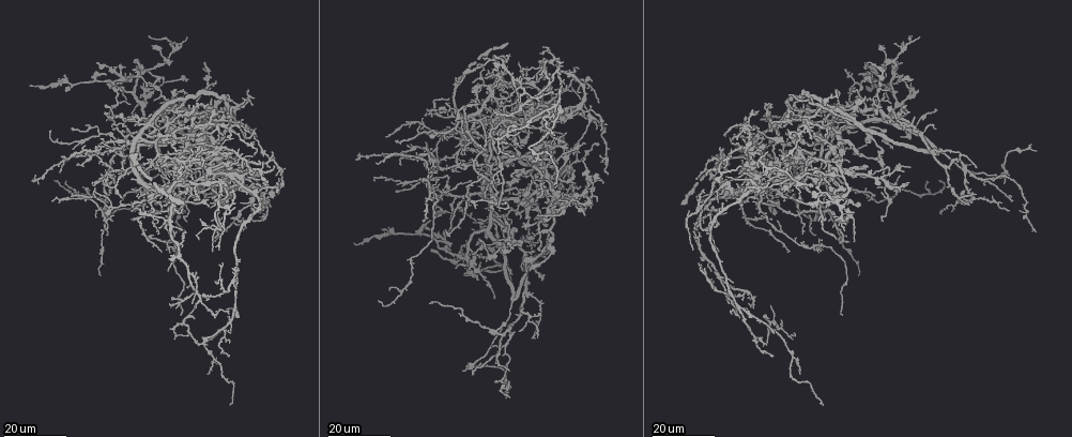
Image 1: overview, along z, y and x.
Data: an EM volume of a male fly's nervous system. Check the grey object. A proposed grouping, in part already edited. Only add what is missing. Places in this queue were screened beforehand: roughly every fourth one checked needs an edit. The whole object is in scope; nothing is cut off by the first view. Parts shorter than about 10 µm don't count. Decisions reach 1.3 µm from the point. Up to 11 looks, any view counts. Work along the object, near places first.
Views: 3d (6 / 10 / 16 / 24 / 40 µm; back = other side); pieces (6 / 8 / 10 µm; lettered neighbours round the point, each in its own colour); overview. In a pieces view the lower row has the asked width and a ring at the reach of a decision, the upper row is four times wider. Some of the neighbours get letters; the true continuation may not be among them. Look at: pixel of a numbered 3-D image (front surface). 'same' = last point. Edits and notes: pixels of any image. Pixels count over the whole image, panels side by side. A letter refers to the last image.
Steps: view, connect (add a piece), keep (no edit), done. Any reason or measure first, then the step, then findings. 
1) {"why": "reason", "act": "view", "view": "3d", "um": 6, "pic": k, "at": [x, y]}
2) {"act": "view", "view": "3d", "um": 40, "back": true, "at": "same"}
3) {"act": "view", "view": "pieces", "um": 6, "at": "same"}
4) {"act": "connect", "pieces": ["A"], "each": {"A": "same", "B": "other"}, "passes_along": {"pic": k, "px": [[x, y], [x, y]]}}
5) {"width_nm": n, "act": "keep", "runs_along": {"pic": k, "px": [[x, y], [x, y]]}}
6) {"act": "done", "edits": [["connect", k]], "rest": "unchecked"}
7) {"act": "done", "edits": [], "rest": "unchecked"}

{"why": "branch stops here", "act": "view", "view": "3d", "um": 24, "pic": 1, "at": [152, 45]}

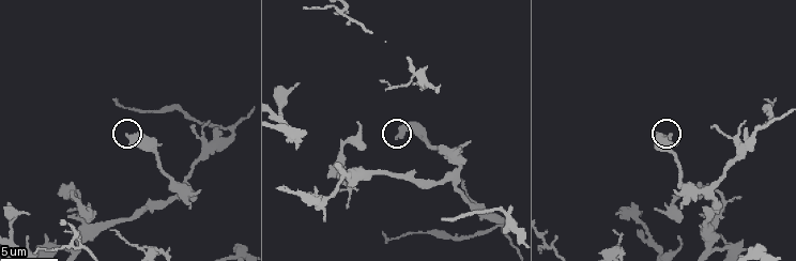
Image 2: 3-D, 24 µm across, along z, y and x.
{"why": "what lies round it", "act": "view", "view": "pieces", "um": 6, "pic": 2, "at": [398, 137]}

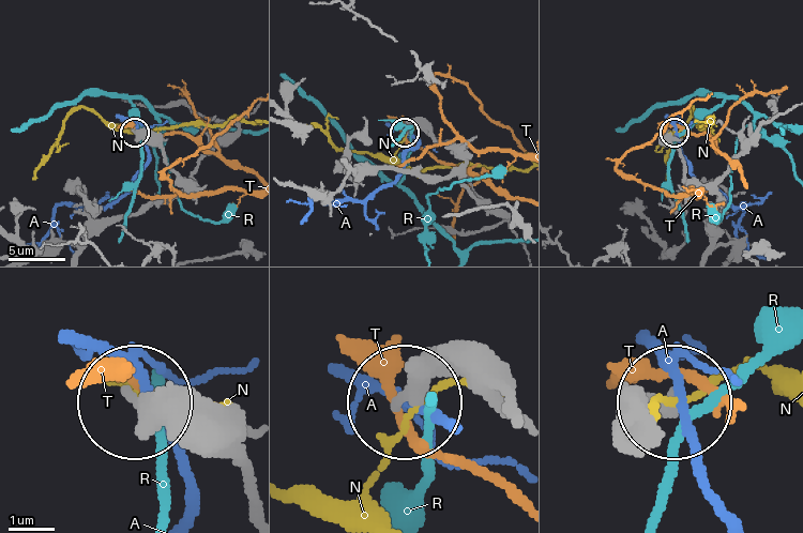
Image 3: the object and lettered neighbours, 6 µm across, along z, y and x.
{"width_nm": 310, "act": "keep", "each": {"A": "other", "N": "other", "R": "other", "T": "other"}, "runs_along": {"pic": 3, "px": [[500, 401], [442, 378], [411, 397]]}, "found": "none of them fits"}

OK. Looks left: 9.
{"why": "branch stops here", "act": "view", "view": "3d", "um": 16, "pic": 1, "at": [770, 162]}

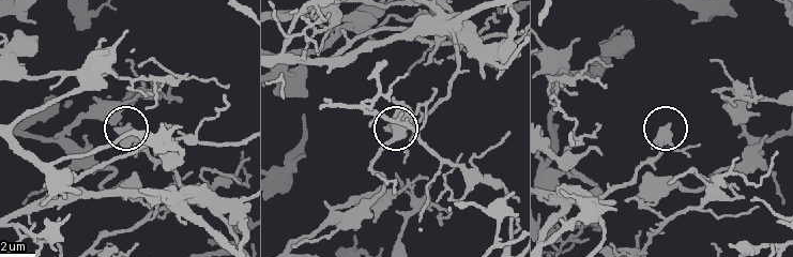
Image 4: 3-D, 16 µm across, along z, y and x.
{"act": "view", "view": "pieces", "um": 6, "pic": 4, "at": [116, 130]}

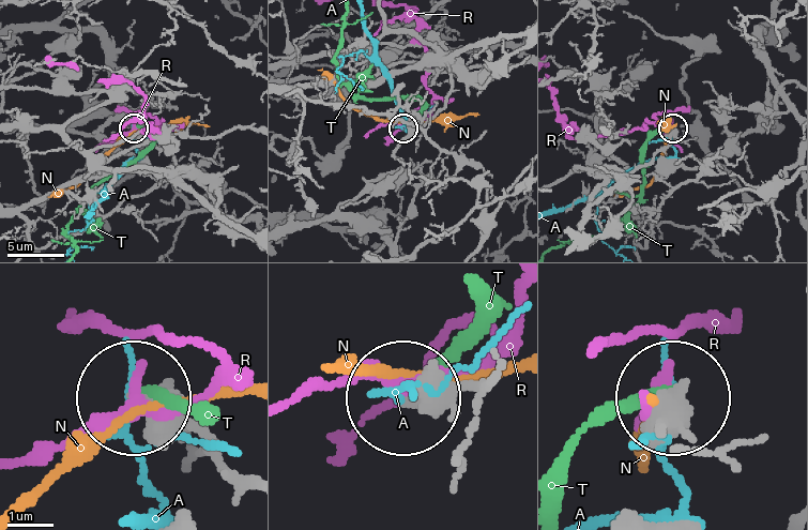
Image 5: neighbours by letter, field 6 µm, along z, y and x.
{"act": "keep", "each": {"A": "other", "N": "other", "R": "other", "T": "other"}, "found": "none of them fits"}

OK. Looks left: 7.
{"act": "view", "view": "3d", "um": 24, "pic": 1, "at": [835, 90]}

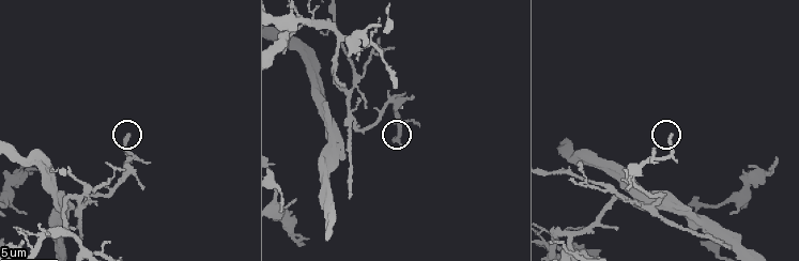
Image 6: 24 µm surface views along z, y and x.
{"act": "view", "view": "pieces", "um": 6, "pic": 6, "at": [671, 136]}

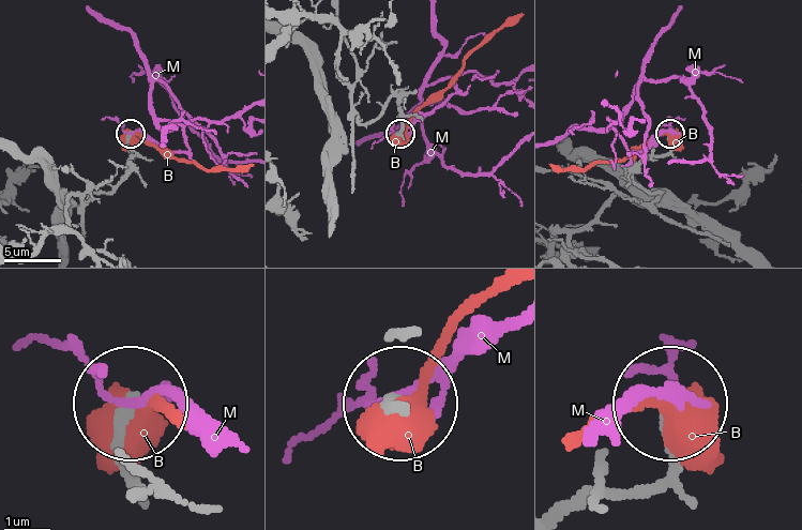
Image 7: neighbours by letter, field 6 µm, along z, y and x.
{"width_nm": 220, "act": "keep", "each": {"B": "other", "M": "other"}, "found": "none of them fits"}

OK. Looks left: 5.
{"why": "long arm stops here", "act": "view", "view": "3d", "um": 16, "pic": 1, "at": [812, 187]}

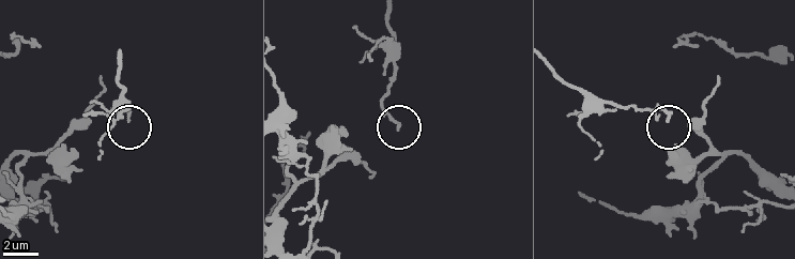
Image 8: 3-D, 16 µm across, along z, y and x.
{"act": "view", "view": "pieces", "um": 8, "pic": 8, "at": [398, 128]}

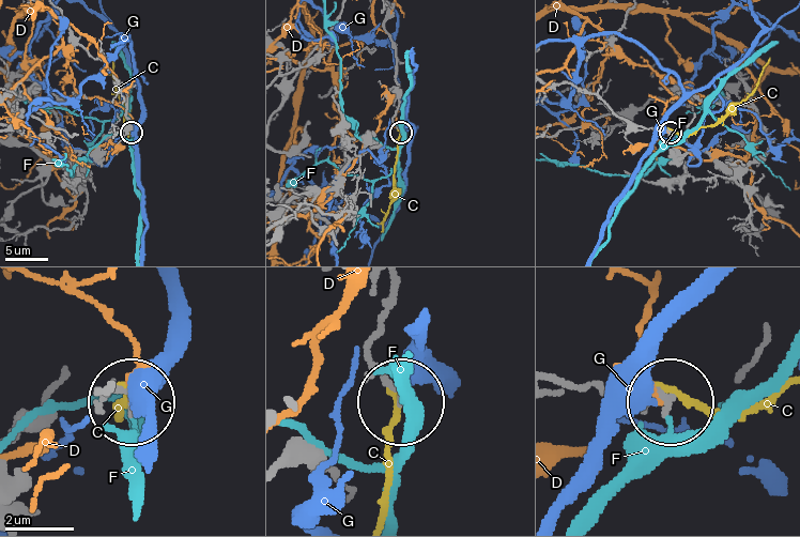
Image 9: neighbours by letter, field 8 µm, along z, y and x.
{"act": "keep", "each": {"C": "other", "D": "other", "F": "other", "G": "other"}, "found": "none of them fits"}

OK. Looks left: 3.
{"why": "free end", "act": "view", "view": "3d", "um": 24, "pic": 1, "at": [917, 89]}

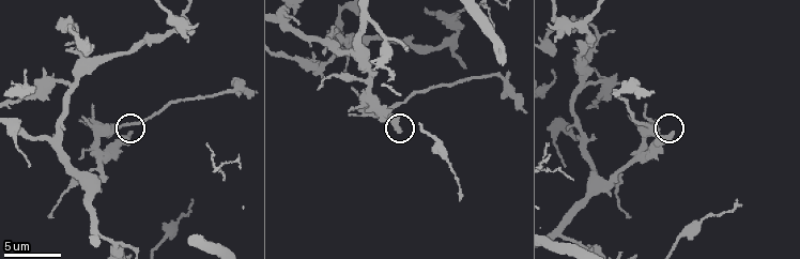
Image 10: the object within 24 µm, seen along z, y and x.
{"act": "view", "view": "pieces", "um": 6, "pic": 10, "at": [400, 132]}

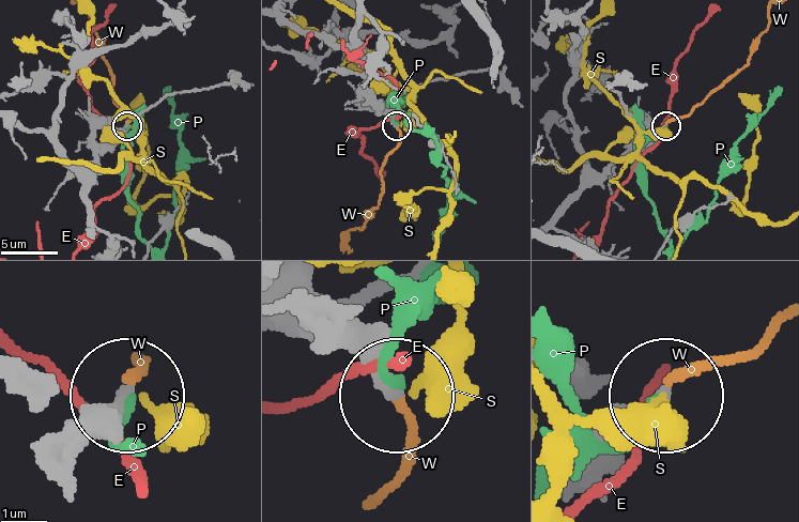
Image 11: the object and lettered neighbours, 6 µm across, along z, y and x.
{"act": "connect", "pieces": ["W"], "each": {"E": "other", "P": "other", "S": "other", "W": "same"}, "passes_along": {"pic": 11, "px": [[337, 338], [390, 392], [405, 430], [383, 499]]}, "found": "the neuron continues"}

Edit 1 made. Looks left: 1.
{"act": "done", "edits": [["connect", 11]], "rest": "unchecked"}

